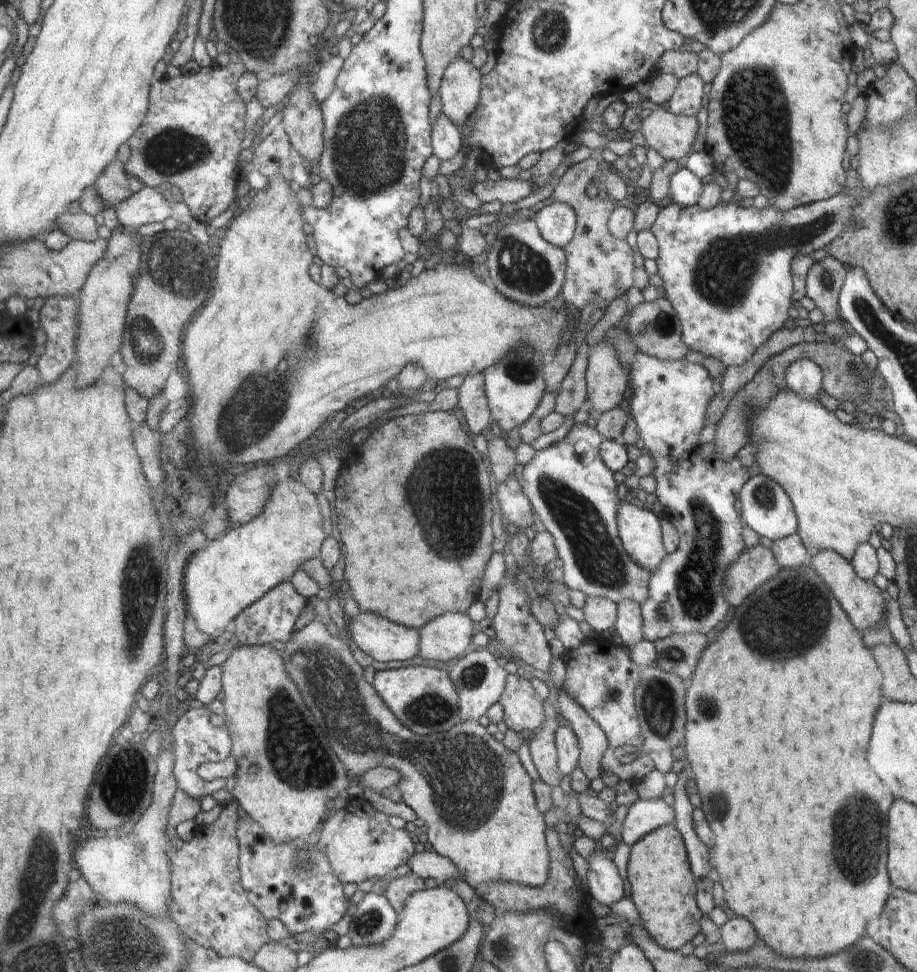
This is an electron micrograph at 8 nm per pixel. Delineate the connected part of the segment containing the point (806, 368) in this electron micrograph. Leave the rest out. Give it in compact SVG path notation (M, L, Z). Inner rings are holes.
M797 359L788 366L786 387L808 400L817 400L823 389L823 370L813 361Z

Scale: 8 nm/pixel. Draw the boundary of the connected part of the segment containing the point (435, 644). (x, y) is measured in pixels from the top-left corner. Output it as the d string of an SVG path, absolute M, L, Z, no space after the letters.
M444 612L444 614L440 614L440 617L432 618L429 624L418 631L420 634L419 657L436 660L436 662L450 662L452 658L464 654L466 648L470 646L472 628L474 628L474 624L470 622L470 618L466 614Z

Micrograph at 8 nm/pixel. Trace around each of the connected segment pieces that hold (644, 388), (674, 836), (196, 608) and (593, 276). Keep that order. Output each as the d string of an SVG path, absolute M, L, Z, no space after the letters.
M638 351L636 362L628 369L632 376L632 397L629 399L630 416L636 422L640 439L646 443L644 452L656 462L654 478L658 502L664 507L665 517L669 519L679 533L679 546L668 556L662 558L656 571L652 573L650 593L646 602L640 604L643 624L643 640L656 640L671 637L674 634L699 633L707 635L728 612L728 602L722 596L722 580L726 568L734 564L744 552L742 542L742 520L736 512L736 500L744 484L751 478L748 468L742 466L736 457L724 462L720 456L702 458L699 453L698 437L705 428L706 406L714 398L712 379L702 364L682 360L663 360Z
M676 824L665 825L649 834L646 834L642 839L639 839L634 845L630 846L630 859L628 862L628 879L632 885L631 900L636 905L636 910L639 913L640 919L643 922L644 929L650 934L650 937L661 947L670 951L684 950L684 946L688 946L688 942L696 942L696 938L700 938L700 934L704 934L704 910L699 908L699 898L697 894L696 878L692 874L692 866L688 859L688 850L684 843L683 836L679 834Z
M281 475L271 489L259 517L246 525L226 530L219 540L209 541L207 548L198 554L197 560L187 565L183 577L187 614L194 618L196 627L214 640L221 636L227 626L230 626L230 621L235 621L248 606L255 604L283 583L290 582L304 562L321 556L321 547L327 538L322 529L323 523L323 514L316 496L299 482L296 476Z
M595 155L571 165L564 173L554 193L555 202L568 204L575 213L576 243L566 249L568 258L564 285L561 297L567 305L574 306L578 311L590 306L598 315L602 313L612 300L625 294L634 285L633 248L626 240L615 238L608 228L610 214L618 204L603 194L590 198L586 195L586 187L594 178L600 162Z

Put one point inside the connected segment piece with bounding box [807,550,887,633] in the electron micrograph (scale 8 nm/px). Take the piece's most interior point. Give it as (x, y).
(863, 602)

